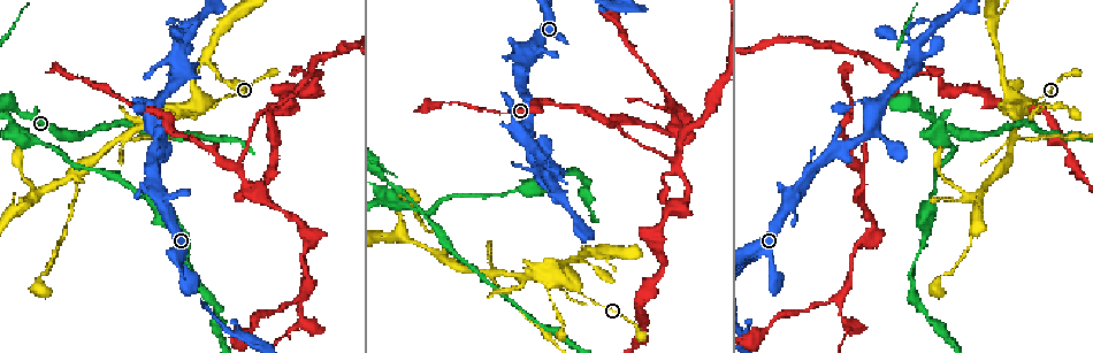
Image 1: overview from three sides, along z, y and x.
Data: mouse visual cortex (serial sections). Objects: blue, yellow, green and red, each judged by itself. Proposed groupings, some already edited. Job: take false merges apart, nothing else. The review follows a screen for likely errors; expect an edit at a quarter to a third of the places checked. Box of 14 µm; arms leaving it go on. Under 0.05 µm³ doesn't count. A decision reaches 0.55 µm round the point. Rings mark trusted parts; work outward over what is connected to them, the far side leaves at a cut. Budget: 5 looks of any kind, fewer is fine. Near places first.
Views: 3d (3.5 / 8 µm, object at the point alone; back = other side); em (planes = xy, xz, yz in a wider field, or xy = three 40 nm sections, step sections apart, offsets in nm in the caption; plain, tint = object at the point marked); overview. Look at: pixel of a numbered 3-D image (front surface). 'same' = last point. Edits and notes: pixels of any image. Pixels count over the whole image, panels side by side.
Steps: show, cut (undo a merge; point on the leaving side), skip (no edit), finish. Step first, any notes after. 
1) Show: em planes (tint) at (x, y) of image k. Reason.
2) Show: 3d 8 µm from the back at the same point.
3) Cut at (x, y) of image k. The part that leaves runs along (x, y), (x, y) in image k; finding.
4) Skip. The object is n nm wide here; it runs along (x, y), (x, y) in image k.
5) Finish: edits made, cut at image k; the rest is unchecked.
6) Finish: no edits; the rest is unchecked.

Show: 3d 3.5 µm at (429, 217) of image 1. Sharp bend.

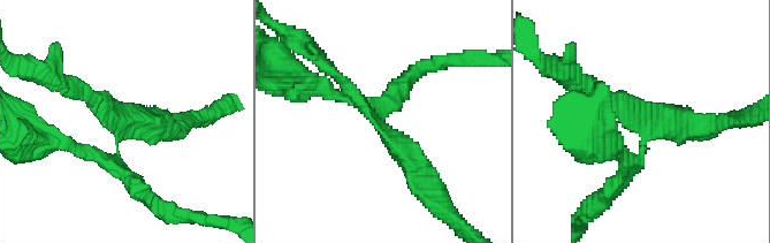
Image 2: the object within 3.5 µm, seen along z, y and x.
Cut at (114, 171) of image 2. Two cells meet here.

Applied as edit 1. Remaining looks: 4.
Show: overview. Redraw.

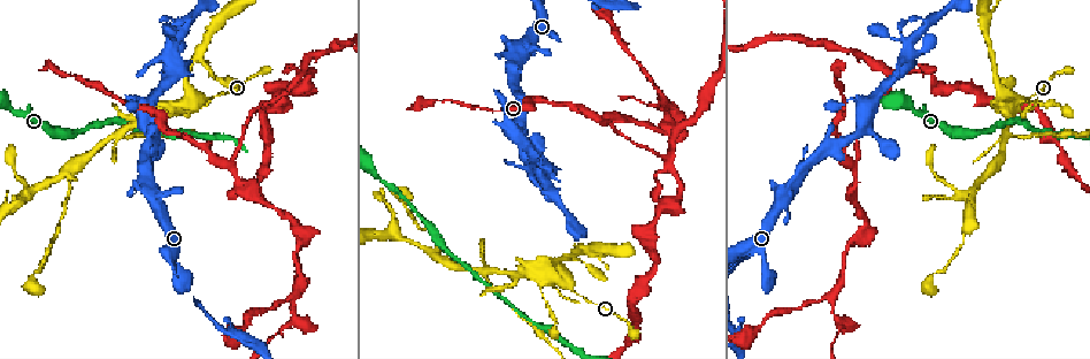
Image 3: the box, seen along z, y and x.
Show: 3d 3.5 µm at (539, 277) of image 3. Abrupt turn.

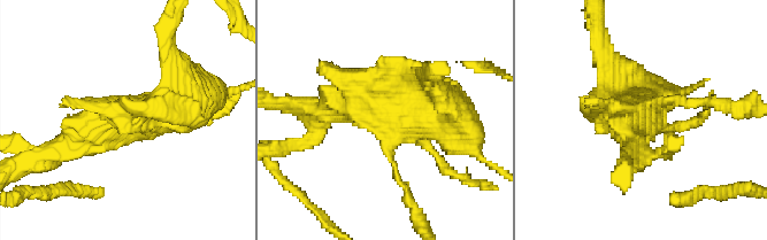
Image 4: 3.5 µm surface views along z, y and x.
Show: em planes (tint) at (131, 114) of image 4.

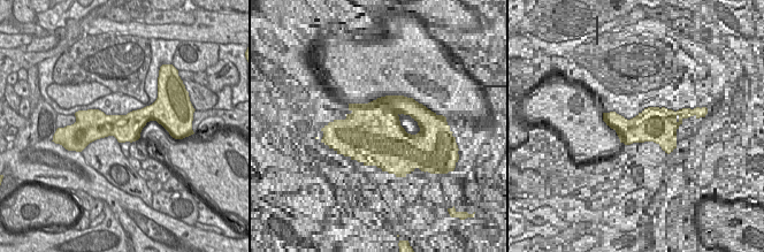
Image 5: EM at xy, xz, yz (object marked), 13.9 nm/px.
Skip. The object is 380 nm wide here; it runs along (201, 98), (63, 147) in image 4; continuous, no second cell.

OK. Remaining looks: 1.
Finish: edits made, cut at image 2; the rest is unchecked.

